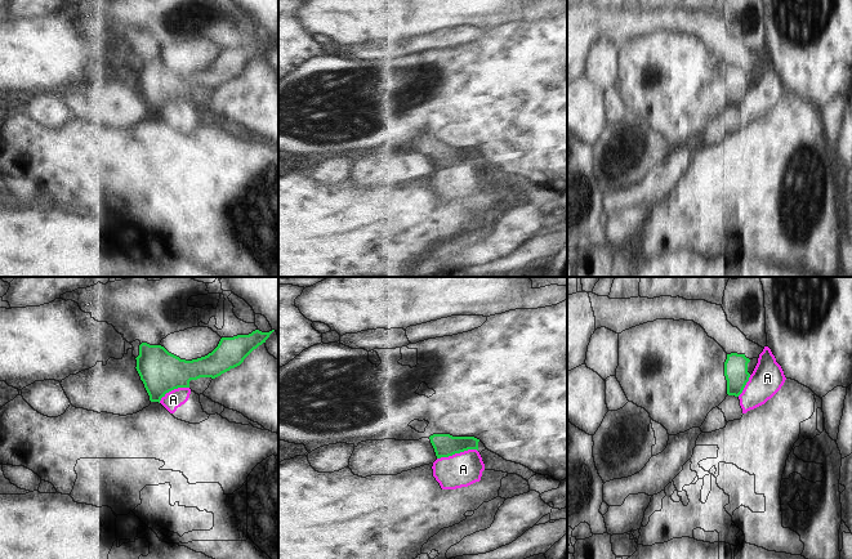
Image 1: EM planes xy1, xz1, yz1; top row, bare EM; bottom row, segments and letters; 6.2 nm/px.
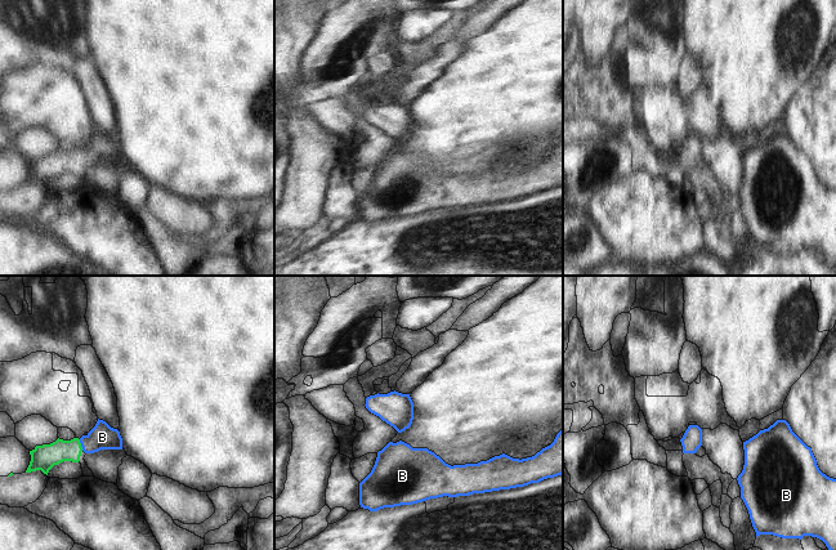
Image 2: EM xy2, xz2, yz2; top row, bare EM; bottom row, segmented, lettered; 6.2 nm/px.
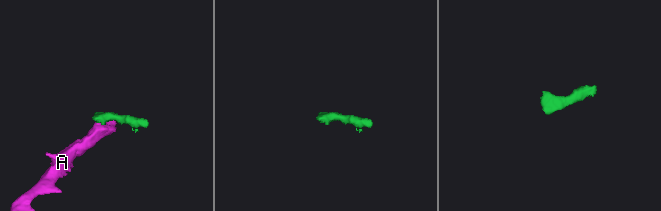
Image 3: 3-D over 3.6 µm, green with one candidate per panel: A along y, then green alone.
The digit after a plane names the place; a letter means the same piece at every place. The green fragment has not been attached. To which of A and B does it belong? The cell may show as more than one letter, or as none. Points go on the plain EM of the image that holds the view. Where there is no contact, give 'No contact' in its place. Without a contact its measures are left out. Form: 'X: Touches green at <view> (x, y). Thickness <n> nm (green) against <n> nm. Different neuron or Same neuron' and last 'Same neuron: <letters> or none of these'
A: Touches green at xz1 (456, 164). Thickness 140 nm (green) against 220 nm. Different neuron
B: Touches green at xy2 (80, 156). Thickness 160 nm (green) against 160 nm. Same neuron
Same neuron: B.

